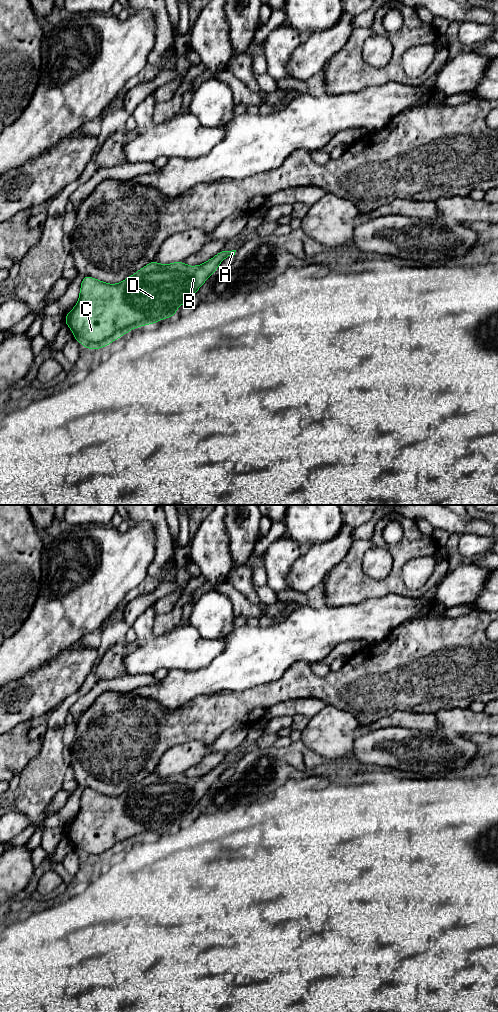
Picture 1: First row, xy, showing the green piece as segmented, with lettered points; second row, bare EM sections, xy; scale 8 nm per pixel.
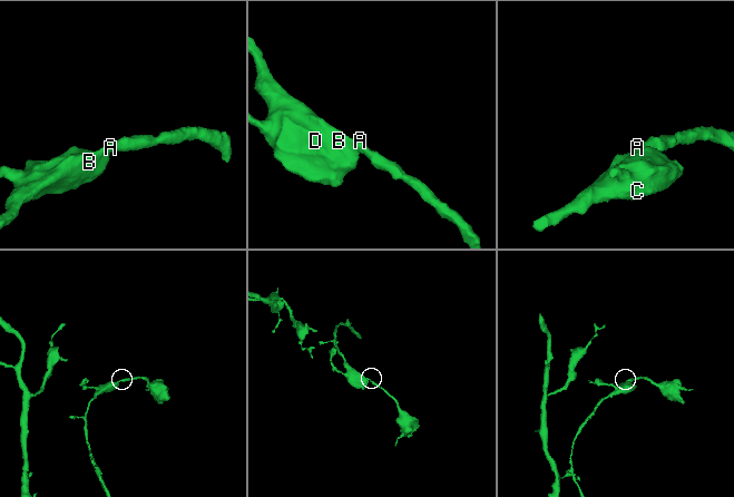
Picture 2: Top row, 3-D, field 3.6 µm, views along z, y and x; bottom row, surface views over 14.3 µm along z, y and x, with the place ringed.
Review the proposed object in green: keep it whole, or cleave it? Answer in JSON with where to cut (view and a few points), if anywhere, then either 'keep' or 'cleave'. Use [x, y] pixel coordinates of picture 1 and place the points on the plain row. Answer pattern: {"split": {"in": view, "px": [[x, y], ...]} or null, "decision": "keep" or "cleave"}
{"split": null, "decision": "keep"}

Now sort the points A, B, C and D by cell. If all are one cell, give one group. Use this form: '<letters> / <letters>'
A B C D

